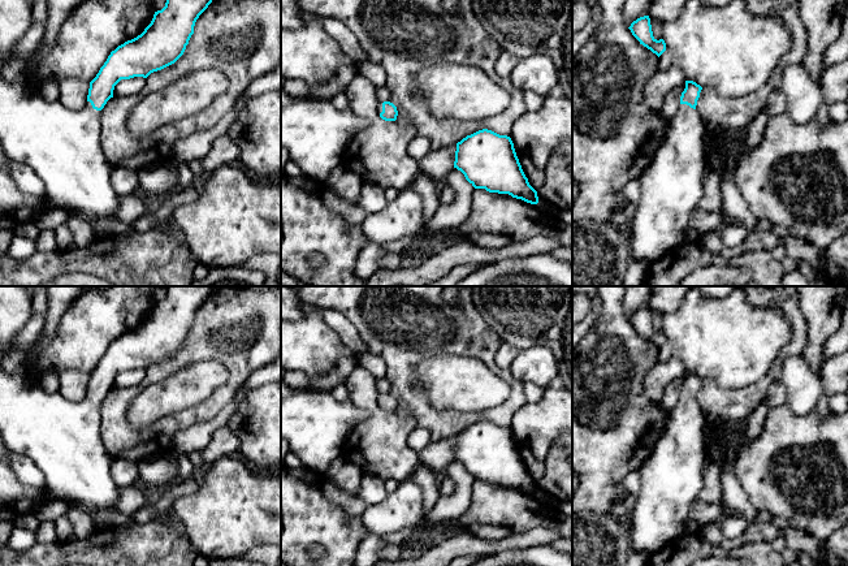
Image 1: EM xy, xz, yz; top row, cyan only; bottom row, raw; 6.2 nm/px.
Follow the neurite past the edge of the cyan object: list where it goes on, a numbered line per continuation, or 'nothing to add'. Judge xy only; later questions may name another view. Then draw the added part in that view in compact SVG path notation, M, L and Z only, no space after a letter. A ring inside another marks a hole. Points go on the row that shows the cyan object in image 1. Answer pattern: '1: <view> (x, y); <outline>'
1: xy (63, 146); M0 73L0 144L8 159L26 164L43 181L44 196L56 208L66 215L77 215L92 224L98 219L117 219L120 195L112 186L112 165L107 161L100 143L101 111L92 108L91 103L74 111L66 108L60 100L48 103L26 82L7 82Z

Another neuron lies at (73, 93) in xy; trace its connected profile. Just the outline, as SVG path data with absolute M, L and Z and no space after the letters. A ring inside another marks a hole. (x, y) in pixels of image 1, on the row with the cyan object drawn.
M81 79L59 81L59 100L66 108L79 111L87 104L90 83Z

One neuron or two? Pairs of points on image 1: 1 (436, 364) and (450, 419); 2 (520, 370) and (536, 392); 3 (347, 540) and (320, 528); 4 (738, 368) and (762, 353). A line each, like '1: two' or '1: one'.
1: two
2: two
3: one
4: one

